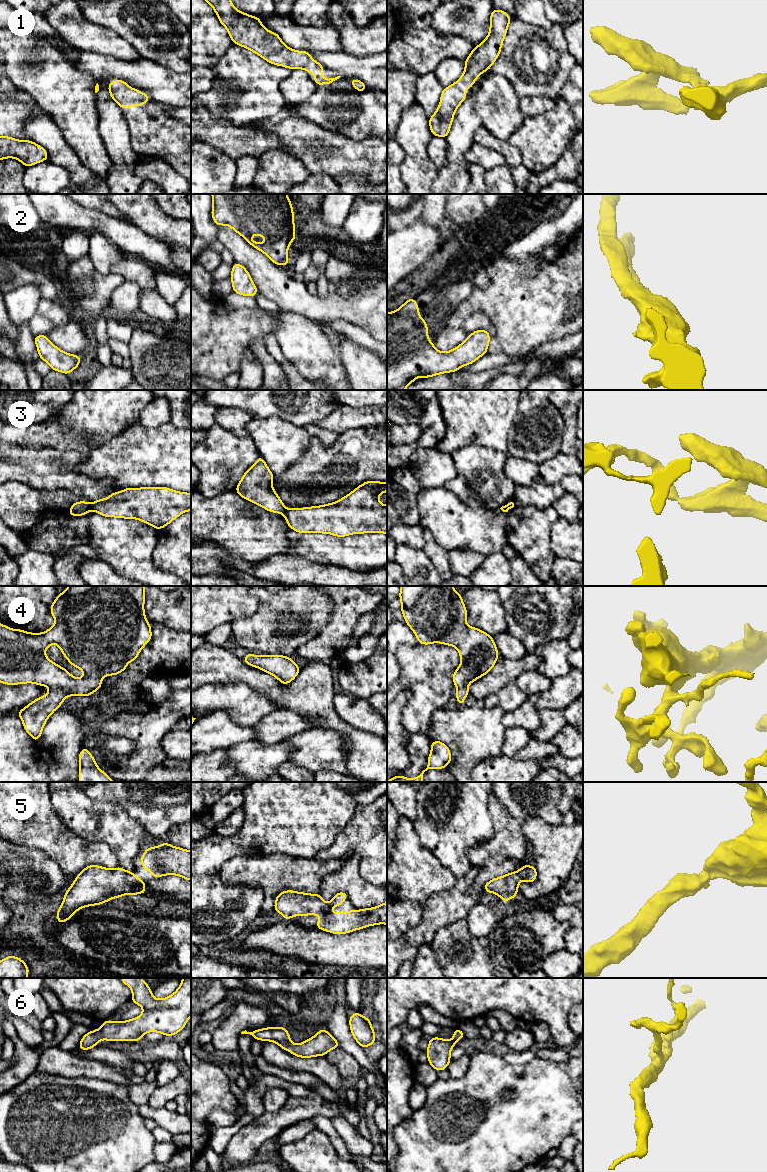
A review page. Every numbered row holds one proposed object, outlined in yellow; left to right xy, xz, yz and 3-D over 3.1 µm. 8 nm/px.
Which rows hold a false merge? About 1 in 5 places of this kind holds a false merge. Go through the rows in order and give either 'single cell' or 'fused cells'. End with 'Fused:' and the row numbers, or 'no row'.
1: single cell
2: single cell
3: fused cells
4: single cell
5: single cell
6: single cell
Fused: 3

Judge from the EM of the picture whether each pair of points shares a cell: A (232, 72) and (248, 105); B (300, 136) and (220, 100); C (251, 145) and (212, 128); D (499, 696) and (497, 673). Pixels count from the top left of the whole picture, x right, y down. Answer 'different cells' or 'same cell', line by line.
A: same cell
B: different cells
C: same cell
D: different cells

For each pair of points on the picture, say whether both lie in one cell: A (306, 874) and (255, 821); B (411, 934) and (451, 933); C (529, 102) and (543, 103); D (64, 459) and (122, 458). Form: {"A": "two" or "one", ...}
{"A": "two", "B": "two", "C": "one", "D": "two"}

